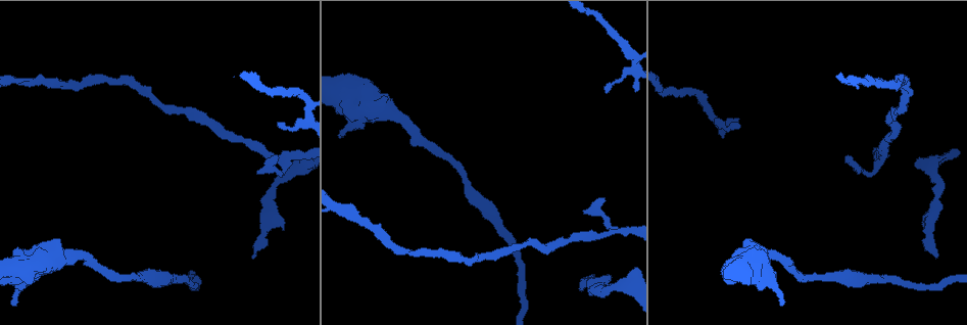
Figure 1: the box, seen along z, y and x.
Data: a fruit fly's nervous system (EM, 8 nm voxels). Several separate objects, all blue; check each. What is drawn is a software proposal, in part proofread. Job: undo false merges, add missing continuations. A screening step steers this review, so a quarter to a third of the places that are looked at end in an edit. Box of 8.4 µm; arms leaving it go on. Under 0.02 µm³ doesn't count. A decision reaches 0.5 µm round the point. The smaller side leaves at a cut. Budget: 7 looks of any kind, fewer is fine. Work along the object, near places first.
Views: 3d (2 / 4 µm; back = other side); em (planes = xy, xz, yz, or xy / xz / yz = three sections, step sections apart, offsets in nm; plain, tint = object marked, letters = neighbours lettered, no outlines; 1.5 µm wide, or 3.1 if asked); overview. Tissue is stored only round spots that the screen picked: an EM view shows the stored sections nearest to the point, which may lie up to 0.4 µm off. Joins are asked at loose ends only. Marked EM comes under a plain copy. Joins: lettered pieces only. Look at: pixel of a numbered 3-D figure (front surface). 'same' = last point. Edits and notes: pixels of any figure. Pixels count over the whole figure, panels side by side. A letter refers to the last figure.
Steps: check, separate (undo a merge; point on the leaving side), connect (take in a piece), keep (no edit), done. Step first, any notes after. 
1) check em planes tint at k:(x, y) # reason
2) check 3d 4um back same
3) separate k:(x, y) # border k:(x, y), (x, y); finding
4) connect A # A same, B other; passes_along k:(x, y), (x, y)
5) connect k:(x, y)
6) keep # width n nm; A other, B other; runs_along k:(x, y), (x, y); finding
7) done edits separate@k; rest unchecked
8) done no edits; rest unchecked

check em planes tint at 1:(467, 189) # sudden change in width

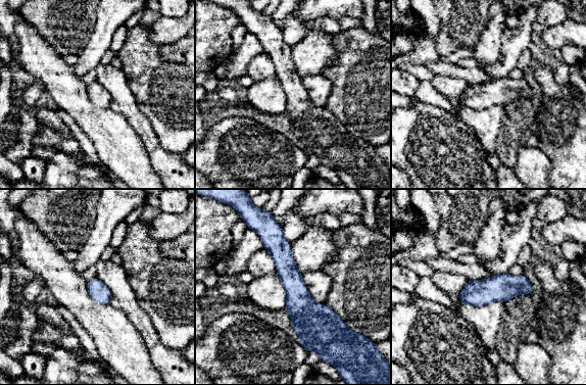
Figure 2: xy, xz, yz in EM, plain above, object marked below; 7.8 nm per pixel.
check em planes letters same # see the neighbours

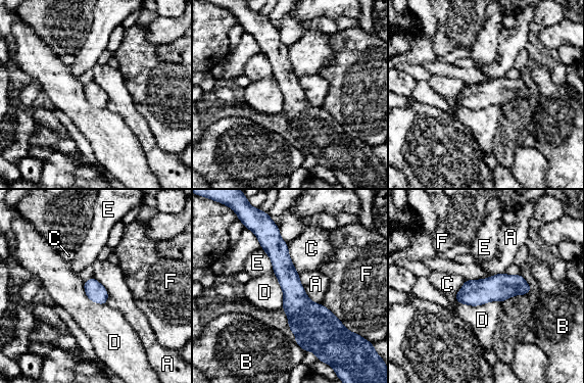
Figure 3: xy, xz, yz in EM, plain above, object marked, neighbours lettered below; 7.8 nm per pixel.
keep # A other, B other, C other, D other, E other, F other; one neuron here

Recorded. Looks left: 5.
check em planes letters at 1:(608, 91) # thin end

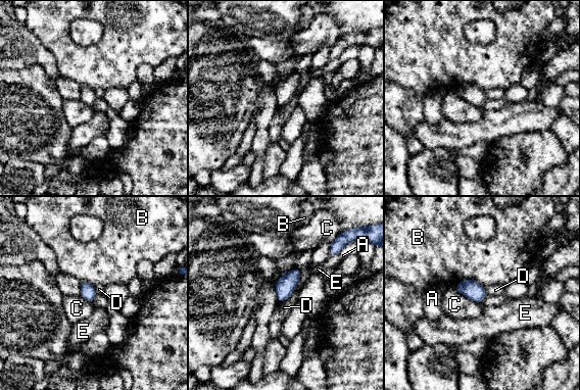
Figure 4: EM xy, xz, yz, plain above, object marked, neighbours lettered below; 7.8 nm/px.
keep # width 120 nm; A other, B other, C other, D other, E other; border 4:(298, 284), (281, 302); no lettered piece goes on from it

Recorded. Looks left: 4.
check em planes letters at 1:(279, 159) # thin neck

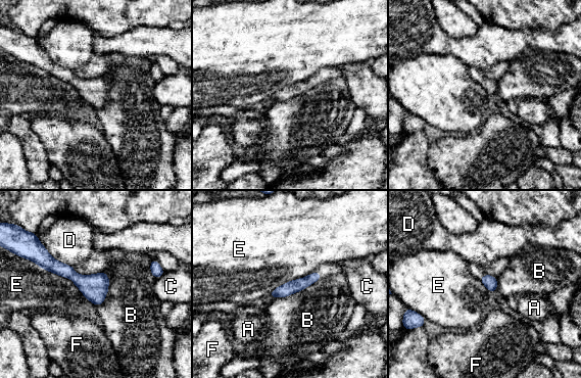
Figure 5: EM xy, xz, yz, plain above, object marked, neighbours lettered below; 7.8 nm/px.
keep # A other, B other, C other, D other, E other, F other; border 5:(29, 260), (68, 277), (87, 299); one neuron here

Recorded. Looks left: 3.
done no edits; rest unchecked

